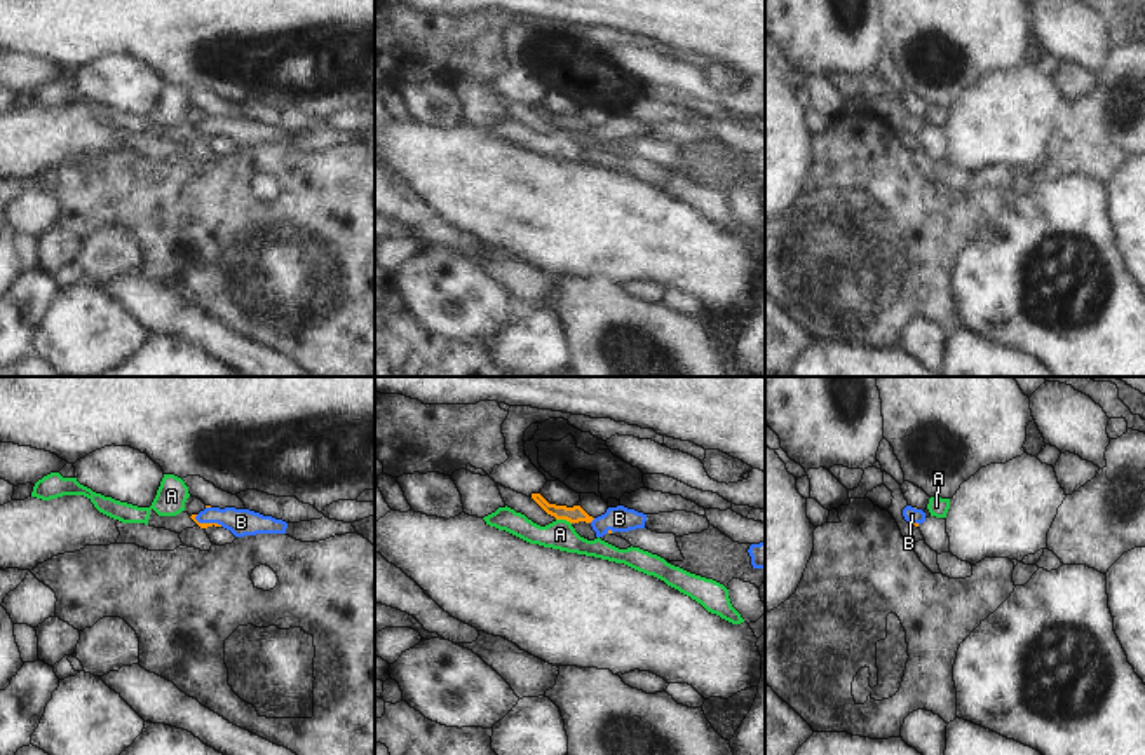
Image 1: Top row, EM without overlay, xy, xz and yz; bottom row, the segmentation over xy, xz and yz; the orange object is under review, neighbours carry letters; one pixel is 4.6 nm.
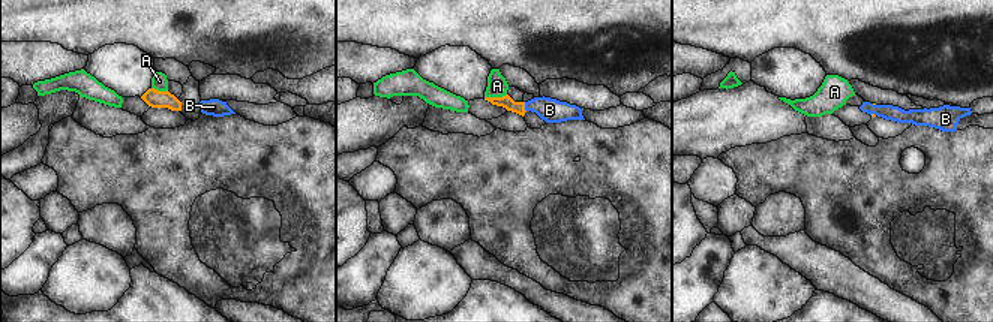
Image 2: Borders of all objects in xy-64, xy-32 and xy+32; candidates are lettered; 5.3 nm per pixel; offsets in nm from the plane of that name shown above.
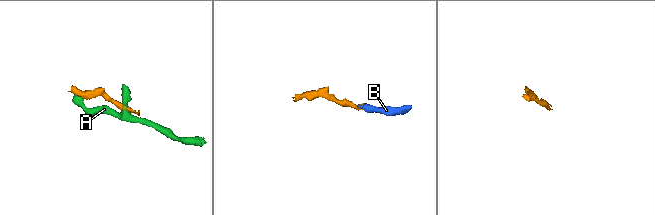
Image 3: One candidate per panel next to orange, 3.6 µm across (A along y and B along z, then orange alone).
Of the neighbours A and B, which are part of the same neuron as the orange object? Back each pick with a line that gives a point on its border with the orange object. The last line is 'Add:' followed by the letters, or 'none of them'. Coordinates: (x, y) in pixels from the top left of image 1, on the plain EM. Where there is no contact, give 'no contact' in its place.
B: meets orange in xy at (208, 133)
Add: B

